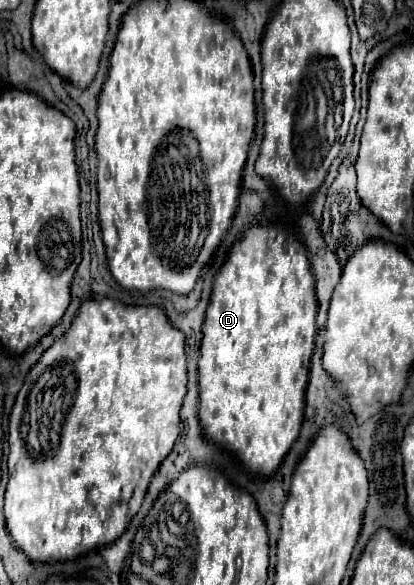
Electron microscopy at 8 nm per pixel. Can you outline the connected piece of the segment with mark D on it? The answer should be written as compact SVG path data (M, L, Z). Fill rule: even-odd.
M253 226L253 228L245 230L245 236L231 248L229 258L225 260L223 268L215 276L211 304L207 308L207 316L203 322L203 340L201 340L201 358L199 358L199 422L209 440L213 440L215 444L237 454L237 458L243 462L243 466L253 474L273 478L277 468L283 462L283 456L289 452L291 444L299 436L299 430L303 424L303 412L305 412L305 388L307 388L307 380L309 380L309 360L313 354L315 338L317 338L315 318L317 318L315 280L313 280L313 272L311 272L311 264L309 264L305 246L297 240L295 234L287 234L285 230L279 230L273 226Z

